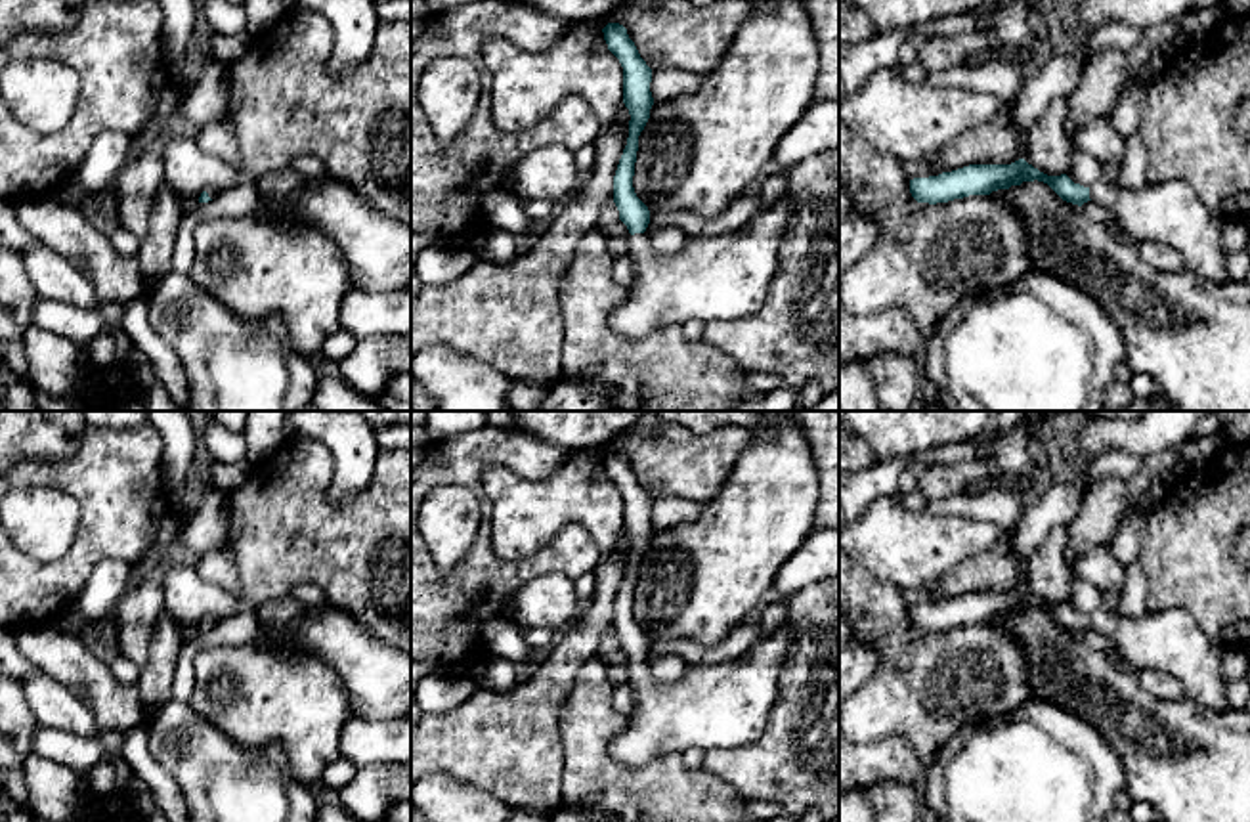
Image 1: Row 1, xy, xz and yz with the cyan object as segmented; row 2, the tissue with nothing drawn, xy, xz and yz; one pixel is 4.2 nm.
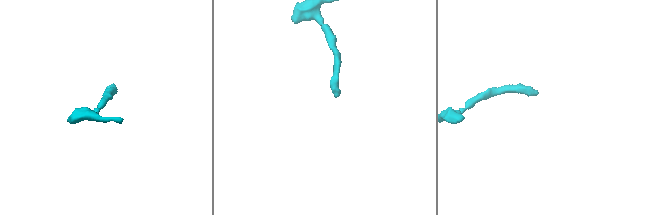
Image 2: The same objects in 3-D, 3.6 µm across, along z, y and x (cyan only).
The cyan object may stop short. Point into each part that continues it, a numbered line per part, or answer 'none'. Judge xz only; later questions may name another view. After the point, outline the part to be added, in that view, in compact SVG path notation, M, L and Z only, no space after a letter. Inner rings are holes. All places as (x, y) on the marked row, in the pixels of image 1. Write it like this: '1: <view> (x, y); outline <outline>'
1: xz (725, 278); outline M782 197L740 229L688 237L671 256L657 256L646 231L629 235L636 283L627 302L610 314L610 329L623 338L642 338L665 325L736 321L759 312L793 212L795 205Z

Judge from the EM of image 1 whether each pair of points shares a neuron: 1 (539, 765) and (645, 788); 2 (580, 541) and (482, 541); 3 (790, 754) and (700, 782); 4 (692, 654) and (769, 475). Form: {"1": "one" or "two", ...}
{"1": "two", "2": "one", "3": "two", "4": "two"}

